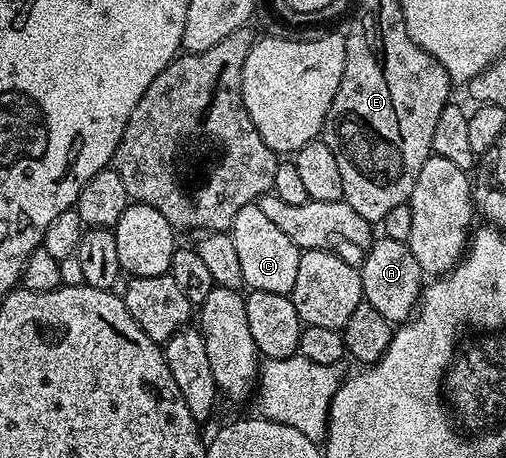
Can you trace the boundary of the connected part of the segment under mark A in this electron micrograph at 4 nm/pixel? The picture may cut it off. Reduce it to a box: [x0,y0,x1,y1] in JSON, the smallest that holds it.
[359,236,425,326]

